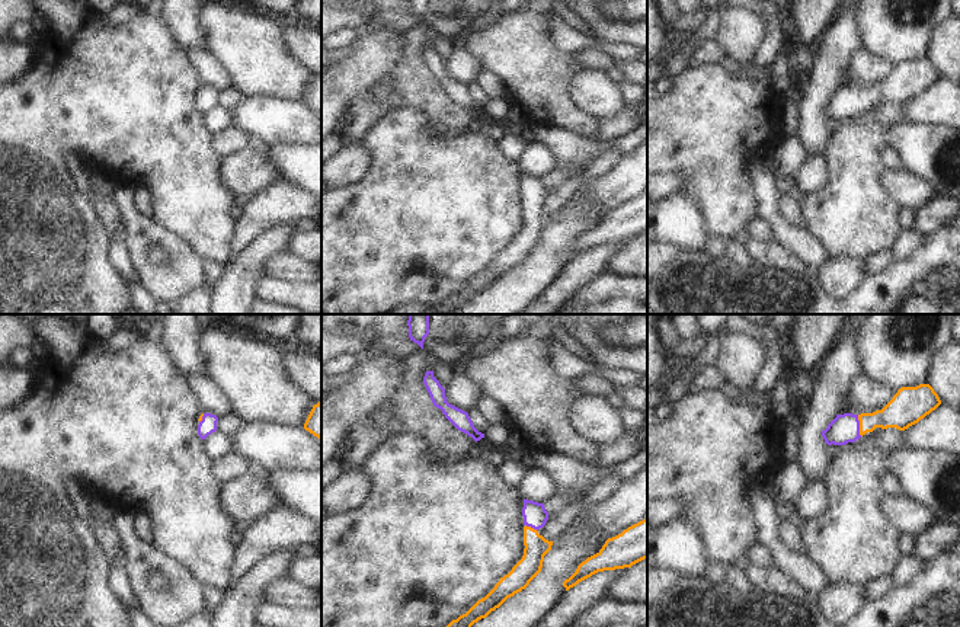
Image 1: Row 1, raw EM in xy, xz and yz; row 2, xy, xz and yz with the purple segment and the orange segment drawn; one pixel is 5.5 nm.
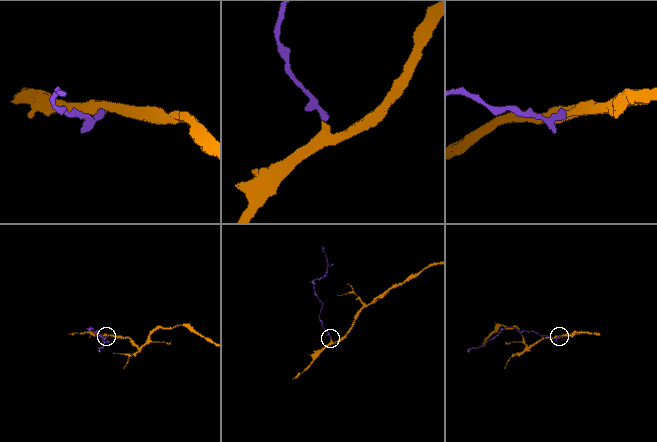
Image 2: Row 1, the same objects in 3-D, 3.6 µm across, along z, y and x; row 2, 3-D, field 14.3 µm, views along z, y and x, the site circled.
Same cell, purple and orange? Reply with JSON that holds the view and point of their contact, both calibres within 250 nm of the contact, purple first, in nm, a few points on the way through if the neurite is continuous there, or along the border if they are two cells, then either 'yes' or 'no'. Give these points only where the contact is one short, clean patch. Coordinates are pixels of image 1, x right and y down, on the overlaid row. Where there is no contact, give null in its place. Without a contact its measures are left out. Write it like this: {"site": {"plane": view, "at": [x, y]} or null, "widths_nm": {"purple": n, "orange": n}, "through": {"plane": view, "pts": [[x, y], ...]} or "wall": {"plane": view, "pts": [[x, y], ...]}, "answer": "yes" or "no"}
{"site": {"plane": "yz", "at": [858, 425]}, "widths_nm": {"purple": 160, "orange": 180}, "through": {"plane": "yz", "pts": [[845, 428], [858, 425], [901, 412]]}, "answer": "yes"}

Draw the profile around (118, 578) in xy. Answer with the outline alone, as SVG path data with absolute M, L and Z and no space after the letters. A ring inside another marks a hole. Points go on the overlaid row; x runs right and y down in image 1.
M113 566L108 575L108 580L113 592L131 608L141 611L140 601L135 595L132 580L128 576L127 567Z

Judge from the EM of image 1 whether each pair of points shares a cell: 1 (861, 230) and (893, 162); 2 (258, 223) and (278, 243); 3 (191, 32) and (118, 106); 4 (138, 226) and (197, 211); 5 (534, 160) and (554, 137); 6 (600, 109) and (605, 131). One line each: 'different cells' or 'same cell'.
1: different cells
2: different cells
3: different cells
4: different cells
5: different cells
6: different cells

